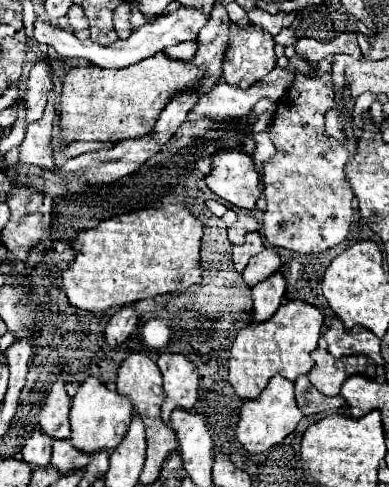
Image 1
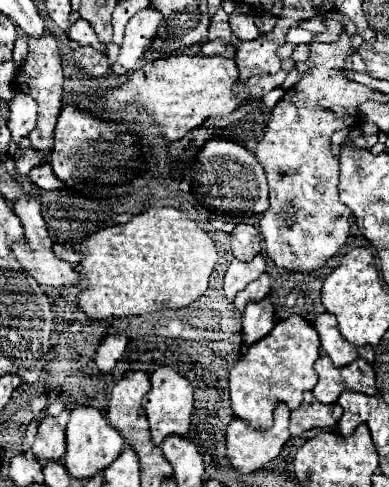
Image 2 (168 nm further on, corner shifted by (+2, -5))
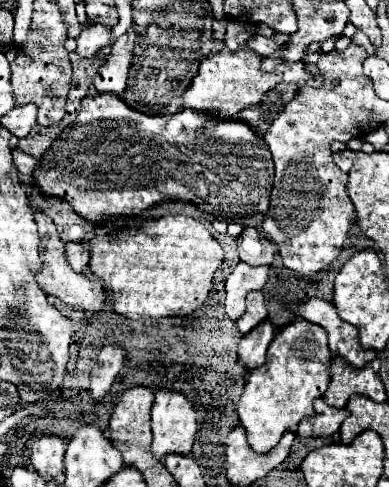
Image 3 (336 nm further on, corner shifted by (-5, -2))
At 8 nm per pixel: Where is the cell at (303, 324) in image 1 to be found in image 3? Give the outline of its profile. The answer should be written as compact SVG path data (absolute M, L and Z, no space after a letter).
M294 319L276 333L268 347L266 363L248 371L246 385L238 403L238 417L254 451L266 453L280 441L286 429L296 431L296 425L314 413L312 401L324 395L330 381L330 361L332 355L328 349L328 333L320 325Z

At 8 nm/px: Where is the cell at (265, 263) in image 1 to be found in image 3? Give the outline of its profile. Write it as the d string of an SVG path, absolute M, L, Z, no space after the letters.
M248 291L248 295L246 295L246 313L236 321L240 333L252 331L264 319L266 319L264 291Z

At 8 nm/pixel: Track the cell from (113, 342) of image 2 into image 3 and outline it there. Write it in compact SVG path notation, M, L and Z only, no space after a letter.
M120 345L102 347L96 367L92 369L92 377L90 377L90 393L92 393L94 401L100 401L108 393L118 371L124 365L124 357L126 357L126 351Z

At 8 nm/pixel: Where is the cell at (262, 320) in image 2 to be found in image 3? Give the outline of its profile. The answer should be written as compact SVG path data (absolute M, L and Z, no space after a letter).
M266 319L260 325L256 325L256 329L252 329L248 335L240 339L238 357L246 365L246 369L252 369L266 361L266 349L270 341L274 339L274 333L276 333L276 327Z

